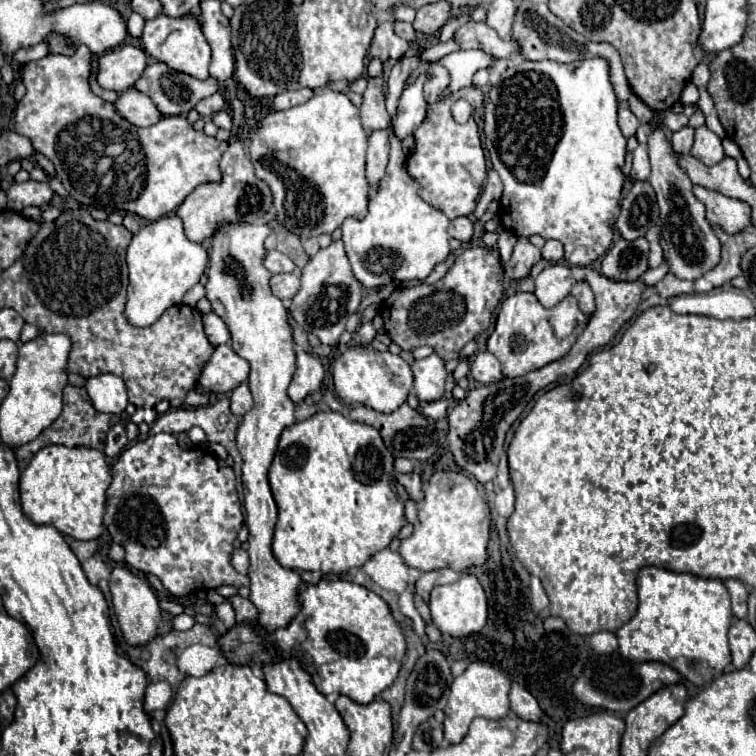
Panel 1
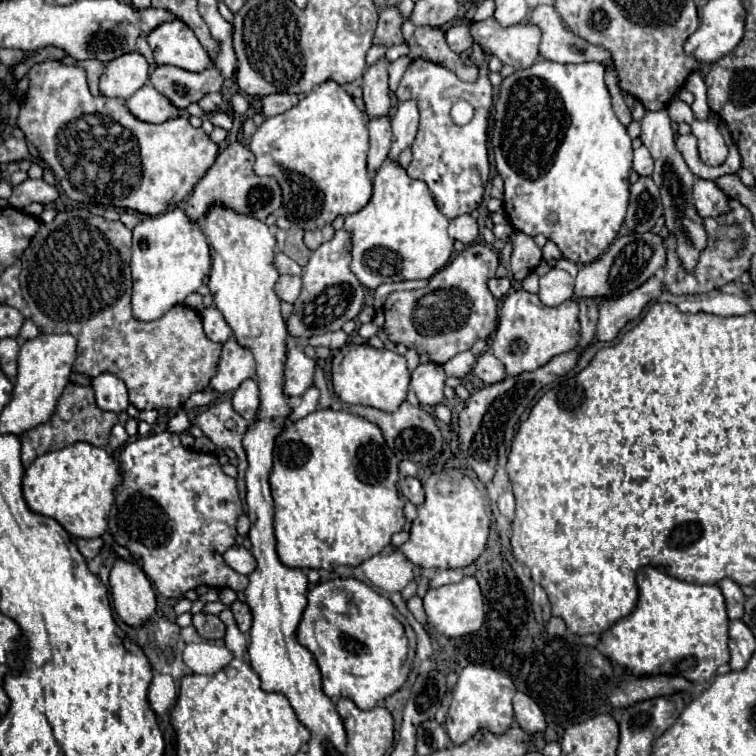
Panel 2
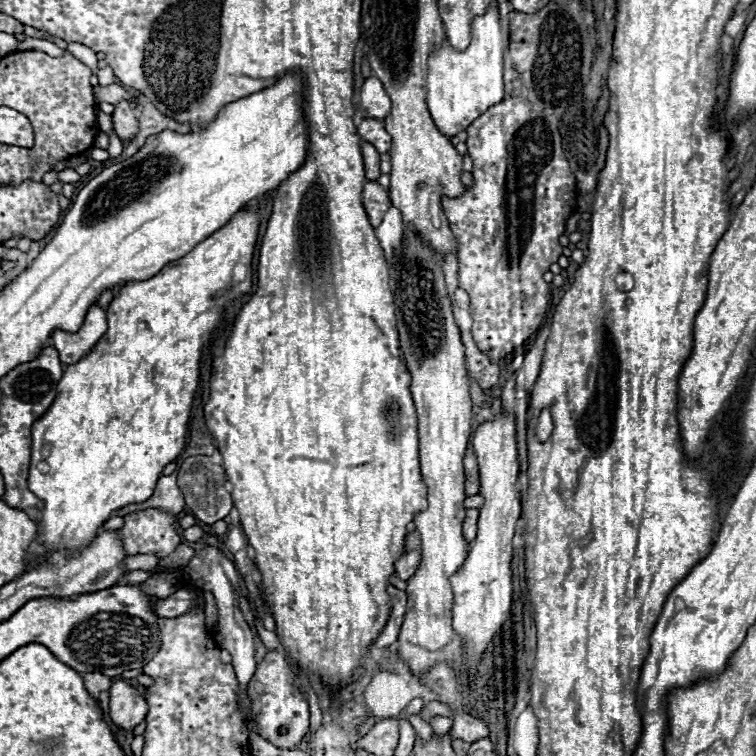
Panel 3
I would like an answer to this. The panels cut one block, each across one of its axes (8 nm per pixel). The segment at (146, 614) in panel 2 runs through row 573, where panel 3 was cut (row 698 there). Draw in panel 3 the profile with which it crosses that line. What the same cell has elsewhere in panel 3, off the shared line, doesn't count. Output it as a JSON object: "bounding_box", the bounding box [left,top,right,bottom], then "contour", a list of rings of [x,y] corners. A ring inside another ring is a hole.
{"bounding_box":[110,680,148,730],"contour":[[[118,680],[110,688],[110,716],[116,726],[132,730],[138,726],[148,712],[148,704],[140,688]]]}

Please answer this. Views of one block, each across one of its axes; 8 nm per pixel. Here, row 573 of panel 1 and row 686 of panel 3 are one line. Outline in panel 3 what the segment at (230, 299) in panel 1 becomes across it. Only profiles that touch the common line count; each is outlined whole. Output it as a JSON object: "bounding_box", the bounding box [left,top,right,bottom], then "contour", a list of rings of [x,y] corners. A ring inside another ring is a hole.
{"bounding_box":[248,650,308,750],"contour":[[[268,650],[262,662],[258,662],[256,674],[248,684],[248,694],[252,698],[252,716],[256,726],[260,726],[262,738],[266,738],[270,744],[286,750],[294,750],[298,742],[306,736],[308,732],[308,702],[306,696],[300,692],[294,672],[284,660],[284,654],[278,650]]]}

